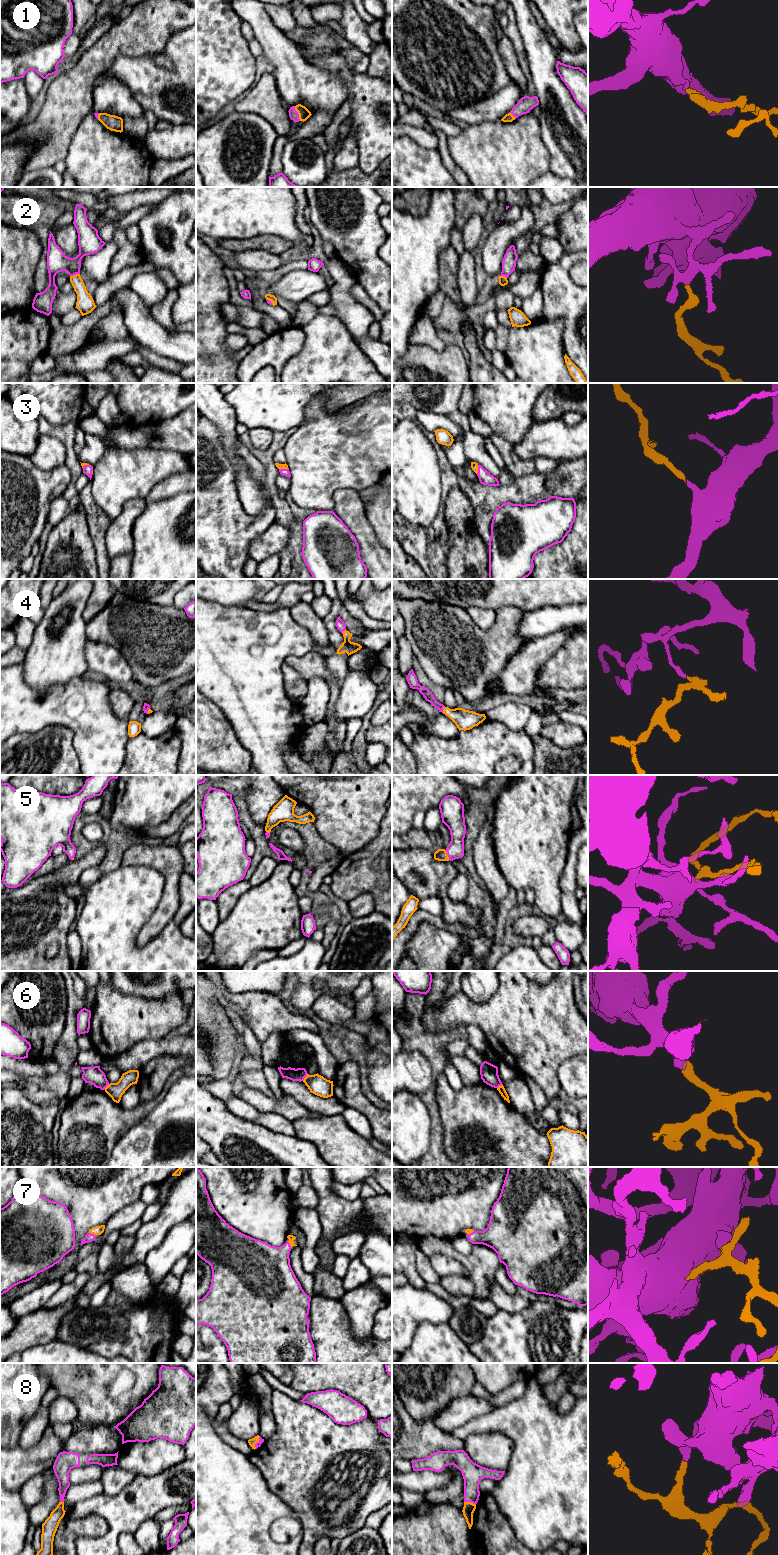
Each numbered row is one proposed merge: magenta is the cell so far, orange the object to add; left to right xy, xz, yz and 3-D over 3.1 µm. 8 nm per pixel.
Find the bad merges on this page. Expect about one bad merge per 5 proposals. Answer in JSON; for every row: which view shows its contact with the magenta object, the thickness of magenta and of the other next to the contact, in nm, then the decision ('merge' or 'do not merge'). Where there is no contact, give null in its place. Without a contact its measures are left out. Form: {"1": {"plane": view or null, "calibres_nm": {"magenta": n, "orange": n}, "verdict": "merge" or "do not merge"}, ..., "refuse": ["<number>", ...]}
{"1": {"plane": "xz", "calibres_nm": {"magenta": 80, "orange": 90}, "verdict": "merge"}, "2": {"plane": "xy", "calibres_nm": {"magenta": 160, "orange": 140}, "verdict": "merge"}, "3": {"plane": "xz", "calibres_nm": {"magenta": 60, "orange": 50}, "verdict": "merge"}, "4": {"plane": "yz", "calibres_nm": {"magenta": 80, "orange": 160}, "verdict": "merge"}, "5": {"plane": "yz", "calibres_nm": {"magenta": 140, "orange": 100}, "verdict": "merge"}, "6": {"plane": "xz", "calibres_nm": {"magenta": 100, "orange": 160}, "verdict": "do not merge"}, "7": {"plane": "xy", "calibres_nm": {"magenta": 70, "orange": 80}, "verdict": "merge"}, "8": {"plane": "yz", "calibres_nm": {"magenta": 170, "orange": 90}, "verdict": "merge"}, "refuse": ["6"]}

